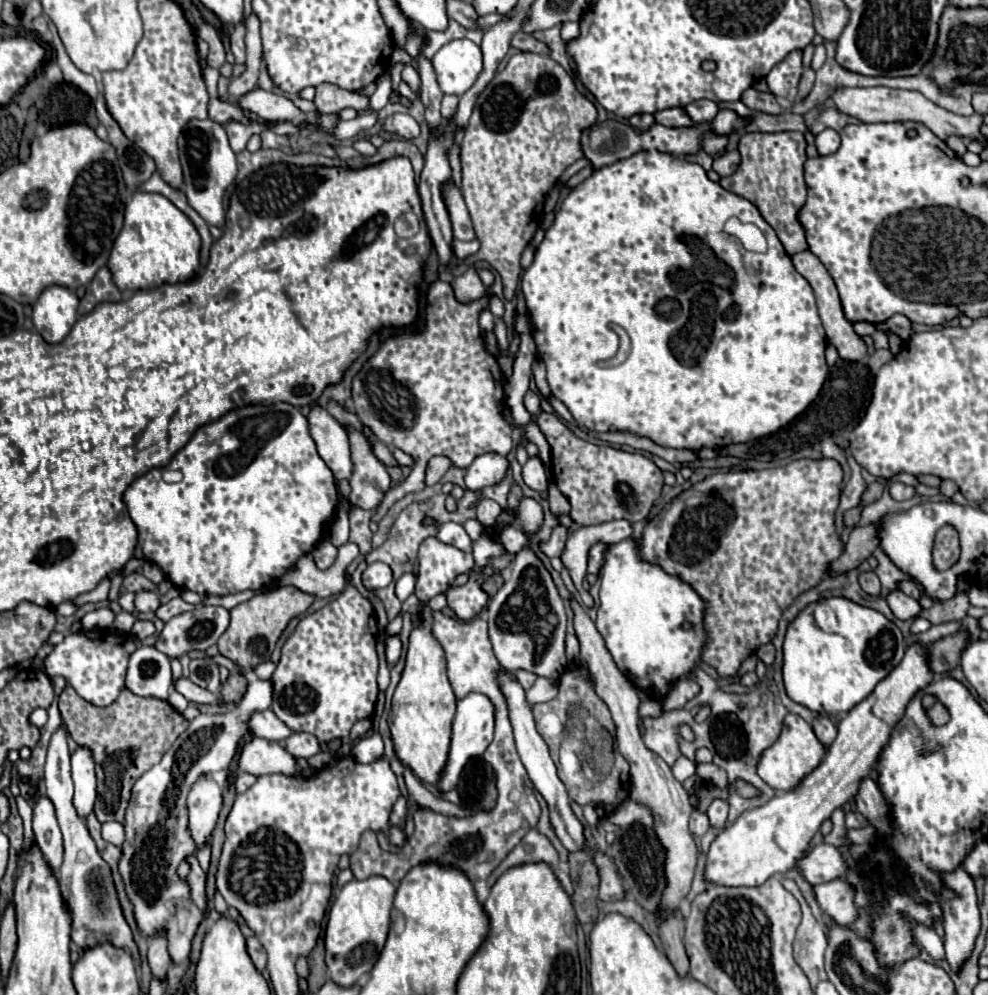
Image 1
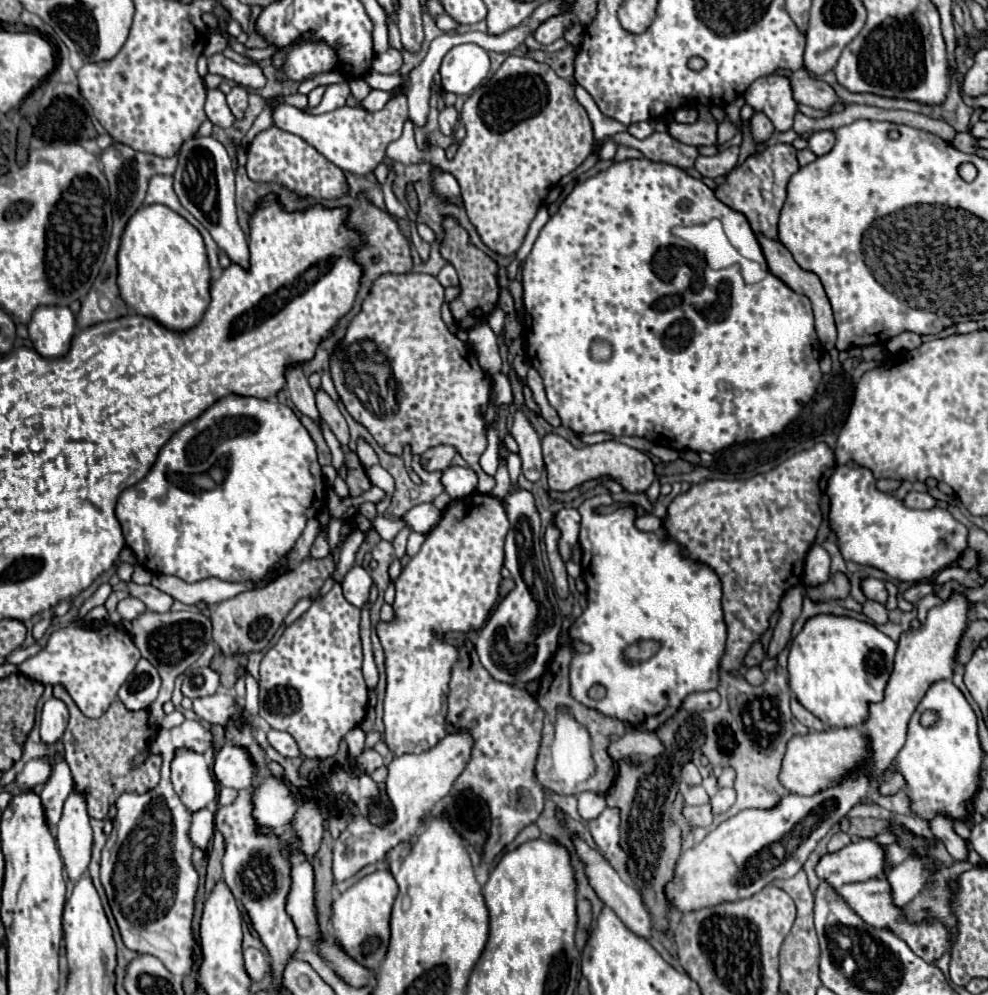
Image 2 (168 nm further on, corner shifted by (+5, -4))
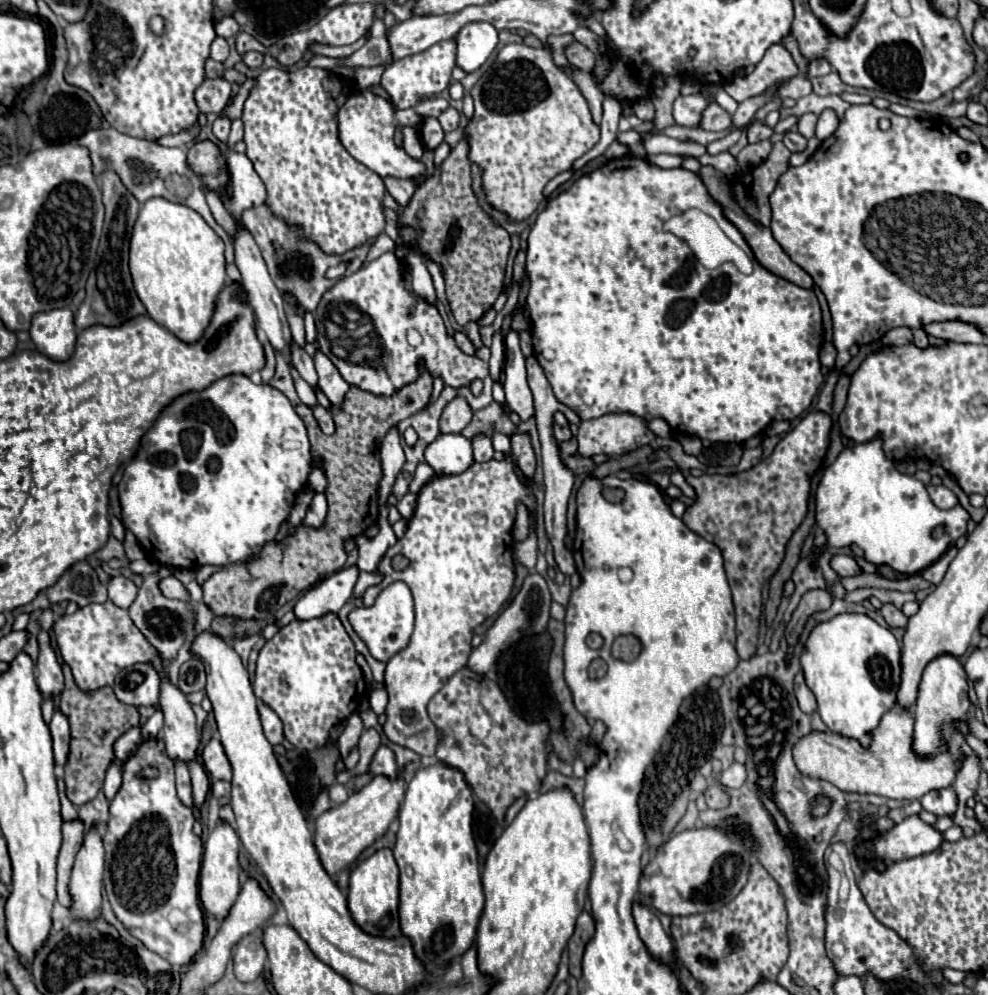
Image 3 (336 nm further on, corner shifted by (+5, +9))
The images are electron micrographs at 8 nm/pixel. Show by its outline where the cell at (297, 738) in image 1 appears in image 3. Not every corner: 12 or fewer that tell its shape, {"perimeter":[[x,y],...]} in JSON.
{"perimeter":[[259,702],[265,738],[271,744],[281,744],[283,724],[265,702]]}

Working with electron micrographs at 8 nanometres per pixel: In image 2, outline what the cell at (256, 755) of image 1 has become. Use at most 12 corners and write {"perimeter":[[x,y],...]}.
{"perimeter":[[227,741],[213,771],[223,787],[253,783],[253,761],[241,745]]}

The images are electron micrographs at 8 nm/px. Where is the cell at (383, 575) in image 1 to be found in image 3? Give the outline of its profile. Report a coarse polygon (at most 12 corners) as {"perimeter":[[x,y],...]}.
{"perimeter":[[357,566],[343,568],[303,592],[295,618],[311,620],[351,598]]}

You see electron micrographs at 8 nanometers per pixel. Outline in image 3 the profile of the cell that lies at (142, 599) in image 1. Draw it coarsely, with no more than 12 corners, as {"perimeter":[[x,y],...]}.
{"perimeter":[[123,574],[107,584],[109,600],[129,608],[137,596],[137,586]]}

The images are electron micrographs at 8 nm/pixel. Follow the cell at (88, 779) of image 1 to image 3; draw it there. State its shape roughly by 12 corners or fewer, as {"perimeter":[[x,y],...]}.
{"perimeter":[[79,820],[63,824],[57,858],[57,902],[71,906],[69,876],[85,828]]}

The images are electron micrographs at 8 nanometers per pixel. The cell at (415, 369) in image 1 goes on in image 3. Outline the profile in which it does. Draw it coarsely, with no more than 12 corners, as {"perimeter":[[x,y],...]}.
{"perimeter":[[393,252],[323,294],[319,350],[391,396],[419,360],[453,388],[489,374],[411,292]]}

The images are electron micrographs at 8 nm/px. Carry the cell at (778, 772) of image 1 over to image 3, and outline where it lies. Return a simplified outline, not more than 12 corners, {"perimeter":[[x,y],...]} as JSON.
{"perimeter":[[895,706],[857,740],[813,732],[803,774],[839,790],[915,800],[953,786],[961,750],[913,752],[911,710]]}

